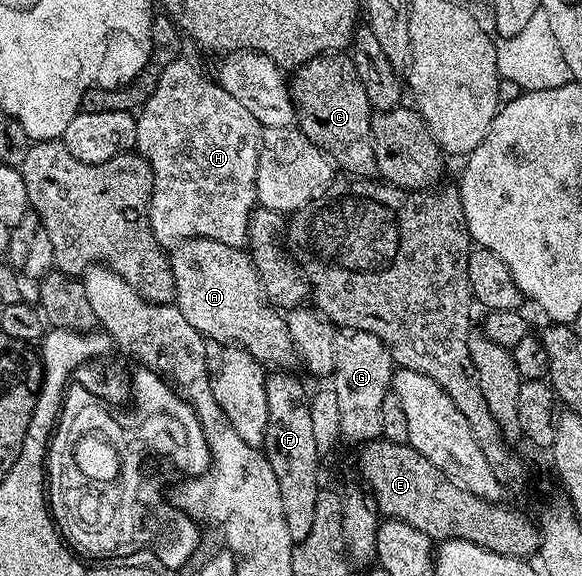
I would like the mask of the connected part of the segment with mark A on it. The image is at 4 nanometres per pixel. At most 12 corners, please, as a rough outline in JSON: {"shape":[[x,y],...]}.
{"shape":[[172,246],[177,310],[263,367],[295,361],[244,248]]}

